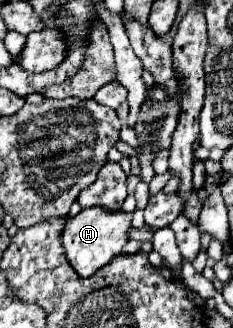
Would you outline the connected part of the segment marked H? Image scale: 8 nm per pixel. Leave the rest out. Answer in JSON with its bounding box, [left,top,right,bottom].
[61,206,133,278]

